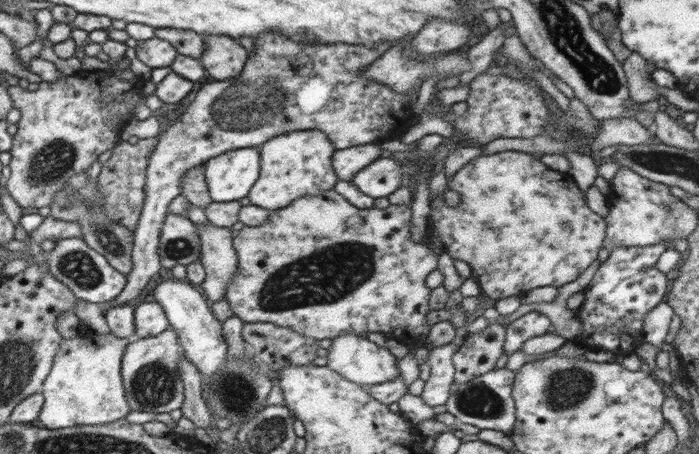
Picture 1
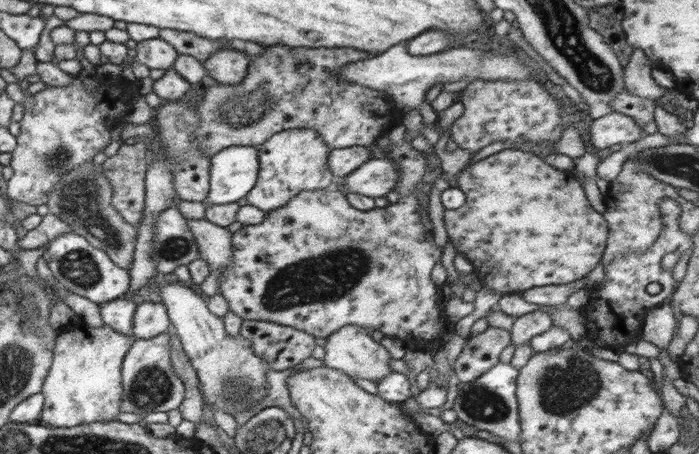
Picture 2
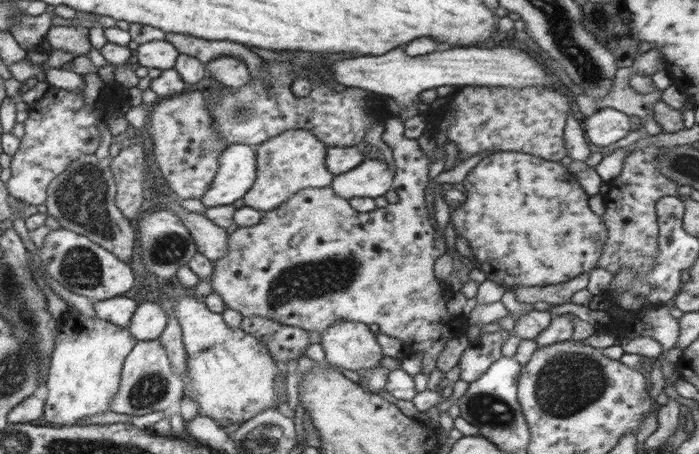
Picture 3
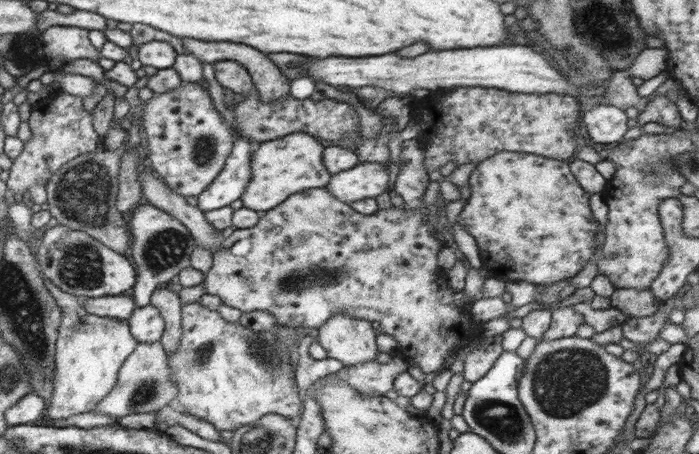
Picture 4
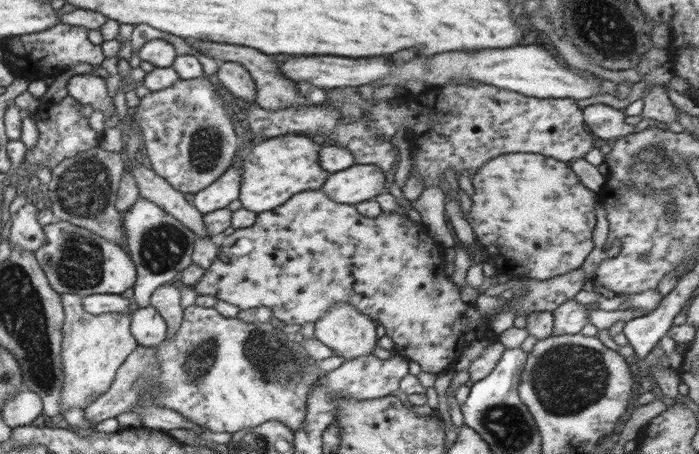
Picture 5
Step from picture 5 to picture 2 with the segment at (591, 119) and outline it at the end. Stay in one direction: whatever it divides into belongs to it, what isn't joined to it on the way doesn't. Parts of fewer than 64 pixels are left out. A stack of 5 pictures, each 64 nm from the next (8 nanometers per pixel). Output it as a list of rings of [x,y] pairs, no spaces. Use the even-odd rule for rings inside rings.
[[[612,111],[601,118],[594,118],[590,124],[590,142],[596,149],[604,149],[614,144],[636,142],[641,139],[640,126],[630,116]]]

